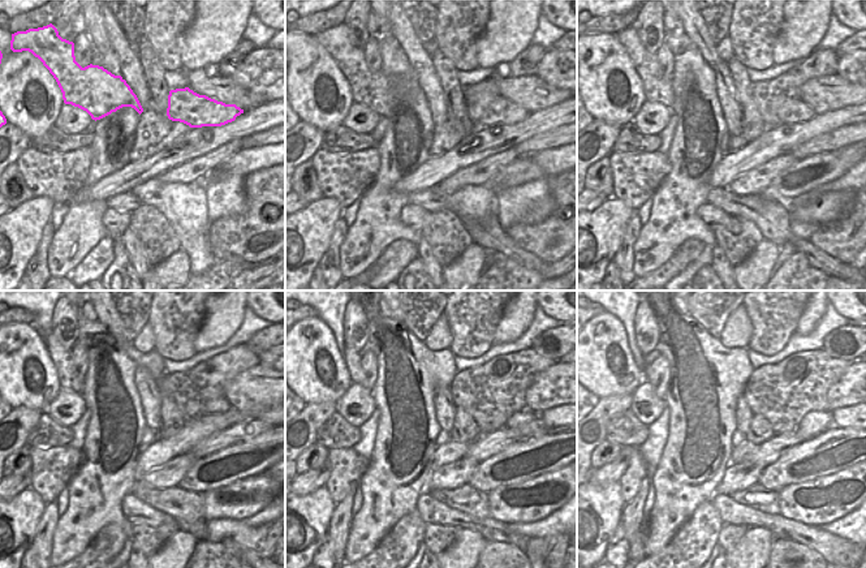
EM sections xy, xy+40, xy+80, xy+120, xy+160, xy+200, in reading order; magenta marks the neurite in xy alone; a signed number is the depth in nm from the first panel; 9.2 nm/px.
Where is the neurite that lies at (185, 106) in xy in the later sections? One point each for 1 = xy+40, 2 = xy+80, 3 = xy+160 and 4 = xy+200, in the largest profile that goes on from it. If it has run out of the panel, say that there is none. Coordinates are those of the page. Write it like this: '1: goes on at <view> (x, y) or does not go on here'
1: goes on at xy+40 (485, 110)
2: goes on at xy+80 (793, 110)
3: goes on at xy+160 (461, 379)
4: goes on at xy+200 (754, 381)

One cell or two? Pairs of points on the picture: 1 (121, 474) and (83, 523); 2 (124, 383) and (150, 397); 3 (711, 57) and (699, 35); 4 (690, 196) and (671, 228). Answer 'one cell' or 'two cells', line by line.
1: one cell
2: two cells
3: one cell
4: one cell

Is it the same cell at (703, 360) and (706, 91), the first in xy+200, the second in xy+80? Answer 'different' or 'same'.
same

